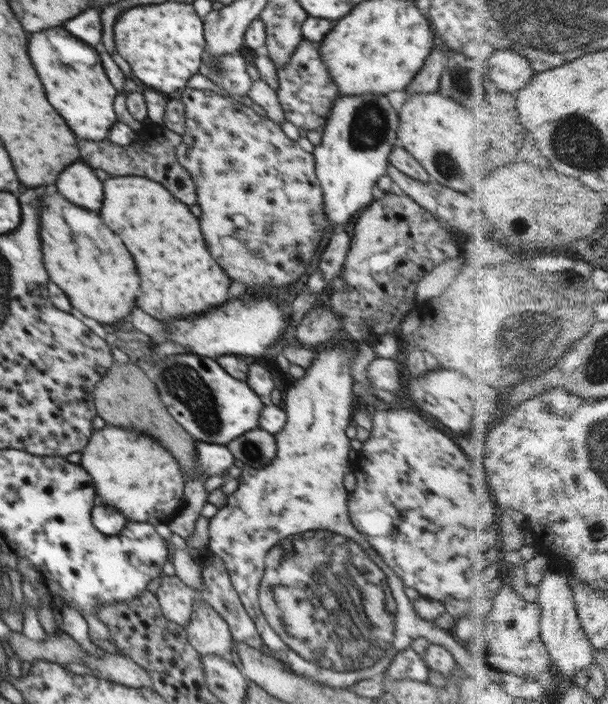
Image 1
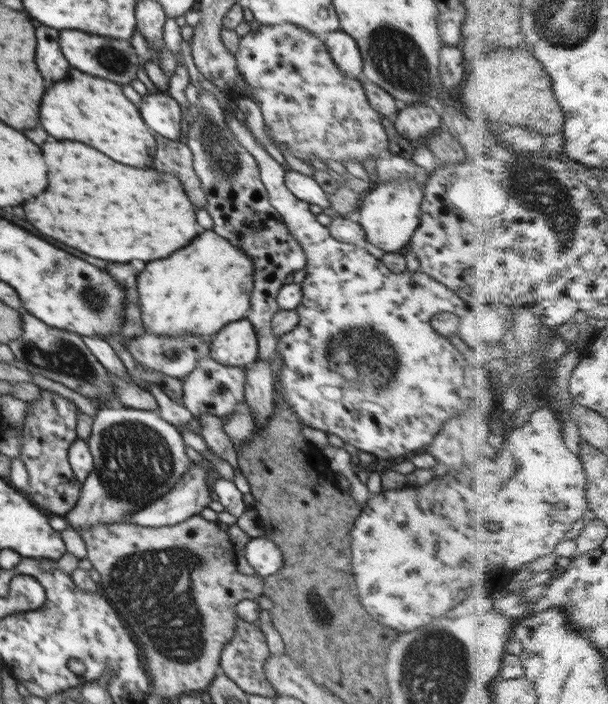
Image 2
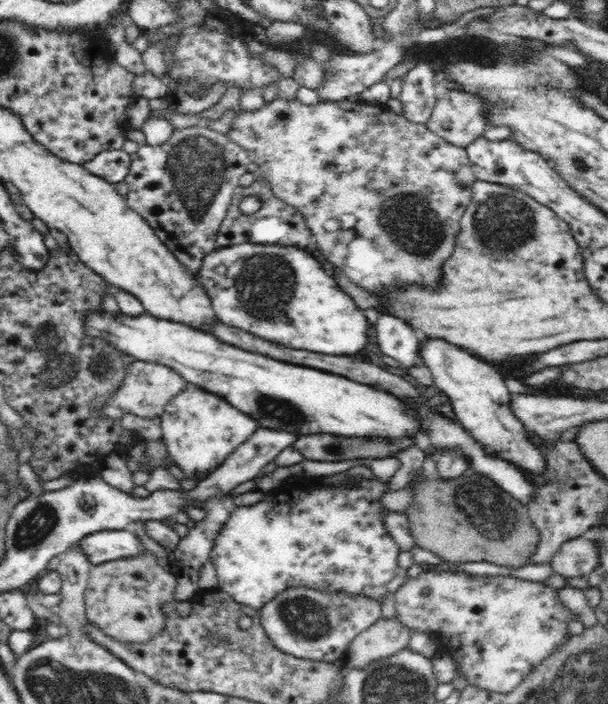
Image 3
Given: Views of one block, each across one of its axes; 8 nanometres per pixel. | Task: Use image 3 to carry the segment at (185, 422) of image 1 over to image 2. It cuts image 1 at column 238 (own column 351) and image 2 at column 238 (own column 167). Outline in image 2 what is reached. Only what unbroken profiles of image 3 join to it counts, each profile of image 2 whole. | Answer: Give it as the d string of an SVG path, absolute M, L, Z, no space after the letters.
M247 318L224 325L210 341L208 357L223 366L247 367L257 360L256 331Z

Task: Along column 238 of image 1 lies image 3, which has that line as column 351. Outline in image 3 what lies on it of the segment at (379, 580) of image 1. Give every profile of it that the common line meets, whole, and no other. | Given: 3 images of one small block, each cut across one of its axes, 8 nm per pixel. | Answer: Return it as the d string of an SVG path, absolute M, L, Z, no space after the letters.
M300 476L299 479L293 482L290 481L285 486L268 492L261 502L256 505L235 507L230 513L228 520L224 523L222 530L218 533L210 551L209 560L214 564L216 575L218 576L218 590L228 594L236 603L258 611L287 589L298 589L300 587L320 588L320 591L328 591L328 593L342 591L342 593L352 595L352 597L370 597L370 599L374 599L374 601L380 604L387 597L393 596L407 582L409 577L407 570L398 565L397 559L401 550L382 520L384 518L384 510L387 510L387 508L382 505L380 498L389 491L388 484L379 482L378 479L368 480L359 476L351 477L351 480L356 481L356 485L353 487L344 487L344 485L338 487L338 483L321 482L320 477Z

